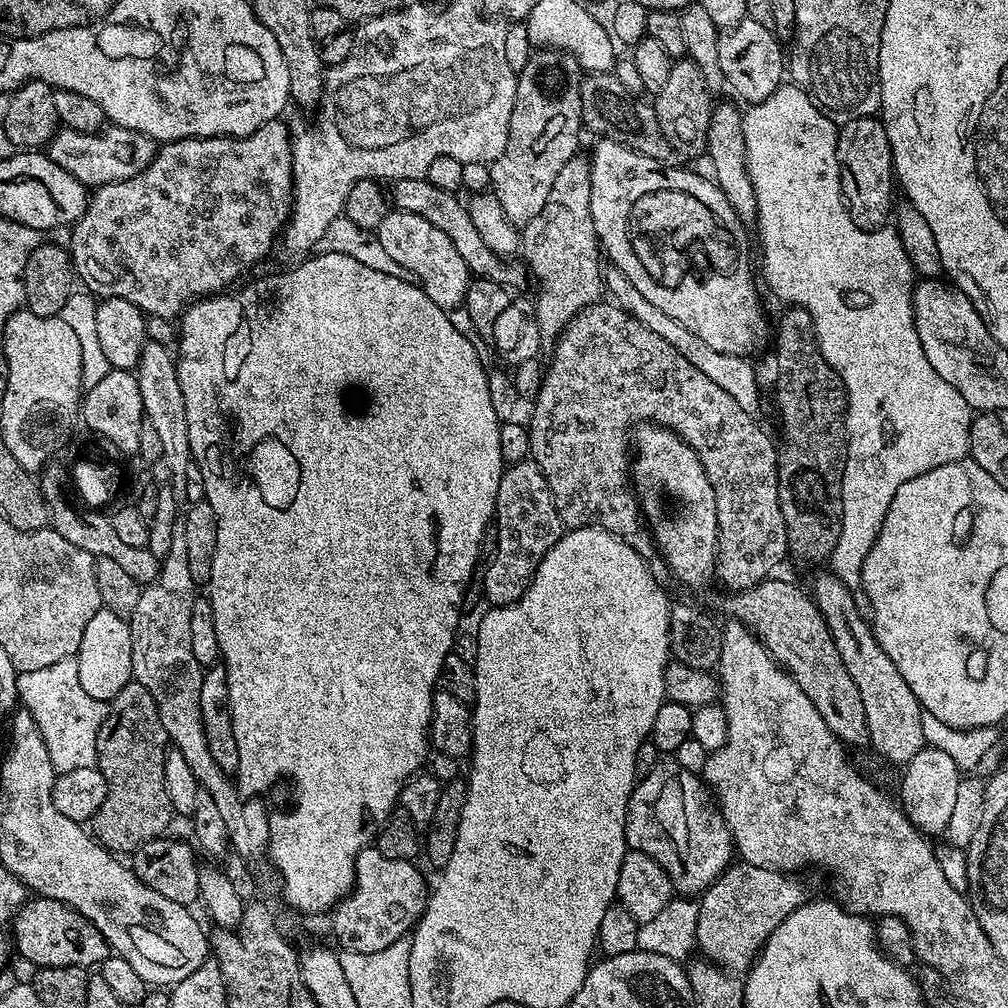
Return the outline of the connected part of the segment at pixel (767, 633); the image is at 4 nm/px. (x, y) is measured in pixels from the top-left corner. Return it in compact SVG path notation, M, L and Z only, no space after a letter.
M769 578L752 588L737 591L724 608L731 619L748 625L757 640L765 644L777 664L793 676L804 693L814 702L818 714L830 726L830 730L845 745L869 743L866 726L866 710L862 710L862 698L858 698L858 686L850 678L850 670L834 646L834 638L826 626L824 616L816 608L813 597L788 580Z

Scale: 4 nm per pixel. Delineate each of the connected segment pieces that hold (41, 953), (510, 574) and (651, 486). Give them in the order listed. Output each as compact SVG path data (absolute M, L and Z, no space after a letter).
M45 896L25 899L23 906L16 911L10 921L11 939L14 948L36 964L37 969L53 968L54 966L78 966L85 970L98 966L110 954L106 938L82 914L72 908L67 908L62 902L51 900Z
M529 458L505 467L498 482L498 498L494 517L494 536L496 532L496 557L492 565L482 572L482 596L489 605L501 608L518 602L530 586L542 558L560 541L562 525L550 486L537 466Z
M647 422L641 423L631 433L630 448L634 453L630 460L630 483L636 493L643 519L650 529L655 551L662 557L667 571L672 571L682 583L689 584L692 588L702 587L704 575L711 573L716 567L718 510L714 502L714 486L710 486L710 478L698 454L676 432L663 428L660 424Z

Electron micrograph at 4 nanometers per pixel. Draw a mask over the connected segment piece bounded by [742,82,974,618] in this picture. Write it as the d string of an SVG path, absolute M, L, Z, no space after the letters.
M785 82L780 85L770 98L745 107L742 112L742 138L744 139L744 165L748 168L748 177L754 186L756 199L756 218L754 227L760 231L760 252L764 255L764 280L768 288L788 306L804 308L812 319L812 329L816 335L816 344L820 348L822 358L842 378L844 389L848 395L848 412L844 415L846 433L846 455L844 458L844 476L840 480L840 497L842 498L842 530L838 534L838 546L834 546L830 561L831 575L837 576L847 586L854 598L854 606L864 615L871 617L872 607L866 598L864 588L860 584L862 562L866 562L866 554L870 554L870 546L878 538L882 530L882 522L894 494L898 494L898 486L902 482L910 482L910 478L918 478L918 474L926 474L938 466L946 466L950 462L965 459L968 453L968 428L974 417L973 409L968 407L966 398L950 386L950 382L942 382L938 378L938 370L930 366L926 353L922 351L922 342L918 342L918 330L912 321L912 289L914 287L914 271L906 250L903 249L895 227L885 226L874 232L864 232L850 218L848 209L844 207L844 195L840 189L840 167L836 153L836 134L838 125L821 112L820 107L801 90L797 84Z

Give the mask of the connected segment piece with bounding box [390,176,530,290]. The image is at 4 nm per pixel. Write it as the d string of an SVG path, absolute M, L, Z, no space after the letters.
M423 176L393 180L390 184L391 207L402 212L418 214L434 226L438 226L438 230L442 230L446 238L454 242L454 250L462 254L462 262L466 262L469 273L473 277L490 278L494 282L503 284L509 290L517 290L516 288L522 287L524 283L529 283L530 273L519 259L494 254L494 250L490 250L490 246L486 246L486 242L478 238L478 229L474 226L474 222L470 222L470 214L465 201L459 200L460 198L455 192L447 192L434 186Z

